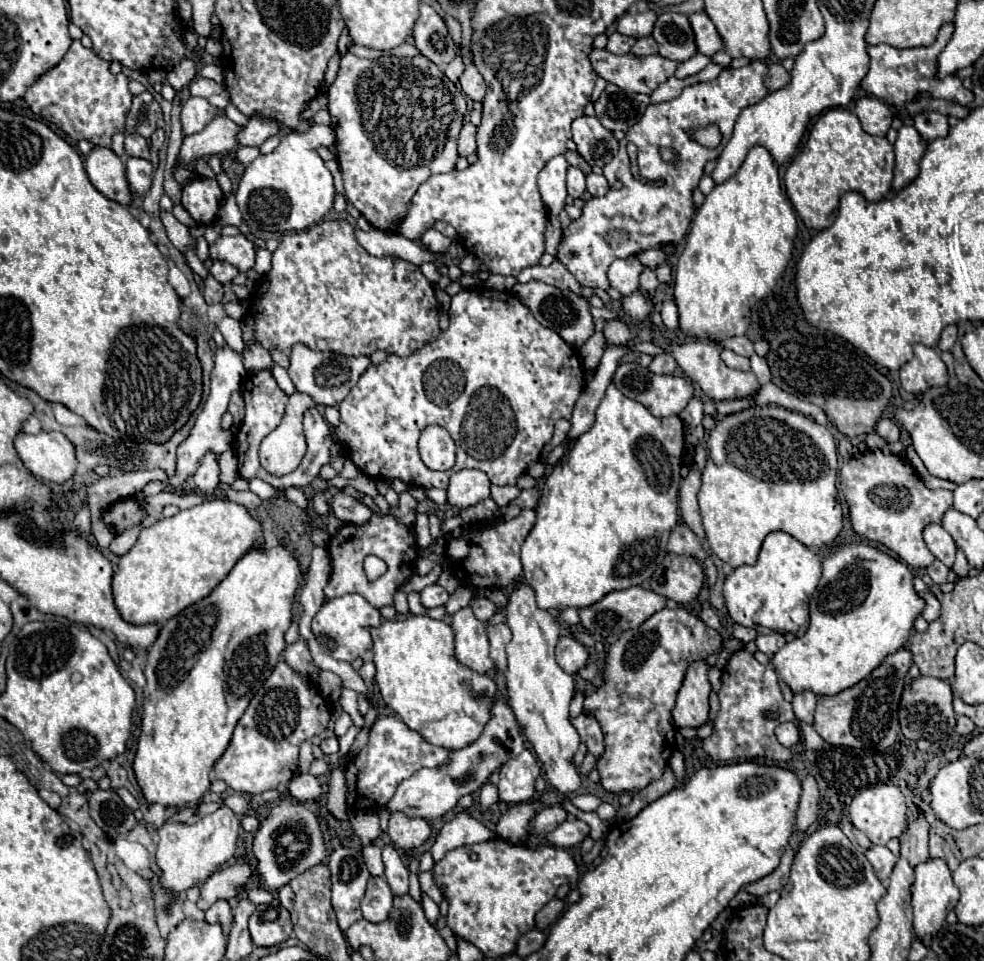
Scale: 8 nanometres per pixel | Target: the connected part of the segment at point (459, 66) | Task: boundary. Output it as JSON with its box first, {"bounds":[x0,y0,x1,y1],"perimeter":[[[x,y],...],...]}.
{"bounds":[441,53,463,81],"perimeter":[[[457,53],[457,57],[453,59],[453,63],[447,63],[445,67],[441,67],[443,73],[451,79],[451,81],[457,81],[459,75],[463,73],[463,63],[461,63],[461,53]]]}

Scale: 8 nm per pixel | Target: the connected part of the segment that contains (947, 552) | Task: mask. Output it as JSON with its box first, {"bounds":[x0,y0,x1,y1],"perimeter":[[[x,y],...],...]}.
{"bounds":[923,523,955,567],"perimeter":[[[931,523],[929,527],[925,527],[923,531],[923,539],[929,547],[929,551],[947,567],[953,567],[955,561],[955,541],[953,537],[937,523]]]}

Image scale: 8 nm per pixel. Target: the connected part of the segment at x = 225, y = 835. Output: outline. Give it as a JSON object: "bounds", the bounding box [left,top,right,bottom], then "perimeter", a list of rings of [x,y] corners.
{"bounds":[157,807,239,895],"perimeter":[[[219,807],[217,811],[205,815],[193,825],[167,819],[159,829],[157,843],[157,865],[159,865],[159,881],[173,893],[179,895],[185,889],[199,885],[211,873],[215,873],[221,865],[225,865],[235,851],[239,831],[239,817],[229,807]]]}

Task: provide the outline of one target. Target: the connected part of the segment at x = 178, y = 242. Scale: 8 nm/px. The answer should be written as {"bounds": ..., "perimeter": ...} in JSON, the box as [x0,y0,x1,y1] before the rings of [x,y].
{"bounds":[161,211,197,253],"perimeter":[[[161,211],[161,221],[163,221],[165,229],[167,229],[167,235],[169,235],[171,243],[173,243],[179,251],[183,251],[183,253],[185,253],[187,249],[195,251],[197,241],[191,237],[191,233],[189,233],[189,227],[187,227],[187,225],[179,223],[171,213],[165,213],[165,211]]]}

